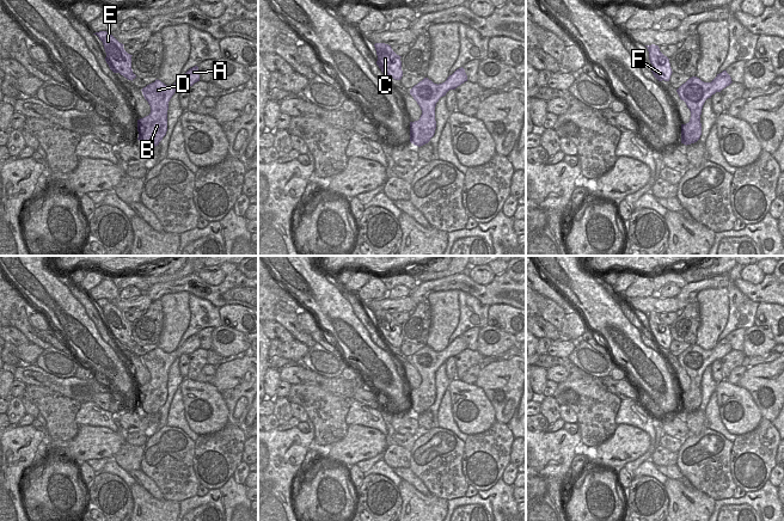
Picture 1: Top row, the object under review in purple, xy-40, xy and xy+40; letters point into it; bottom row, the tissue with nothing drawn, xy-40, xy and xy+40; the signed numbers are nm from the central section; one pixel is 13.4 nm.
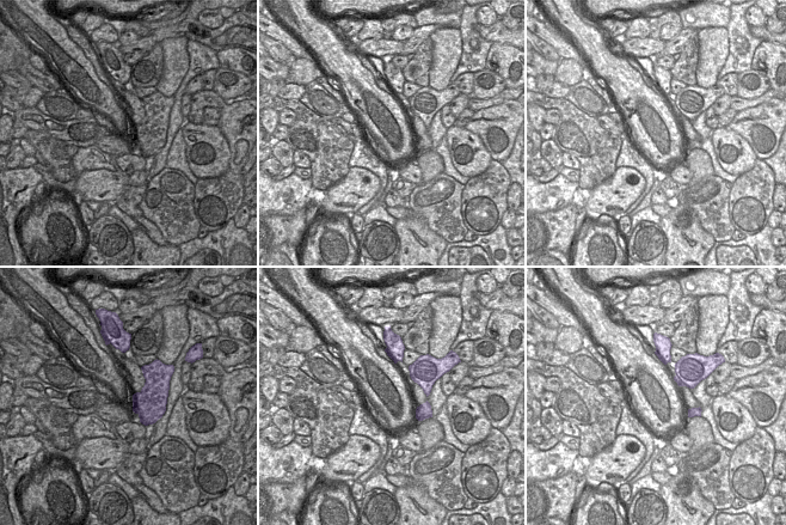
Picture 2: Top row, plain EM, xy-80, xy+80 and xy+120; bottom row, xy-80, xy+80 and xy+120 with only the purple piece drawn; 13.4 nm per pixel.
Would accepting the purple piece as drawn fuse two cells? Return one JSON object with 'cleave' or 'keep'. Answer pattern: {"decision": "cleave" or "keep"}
{"decision": "cleave"}

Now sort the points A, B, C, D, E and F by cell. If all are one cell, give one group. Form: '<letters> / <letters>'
A B D / C E F

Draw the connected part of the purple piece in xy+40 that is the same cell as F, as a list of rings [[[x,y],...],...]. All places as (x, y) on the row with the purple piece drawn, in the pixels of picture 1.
[[[651,44],[645,45],[649,51],[649,60],[653,65],[653,74],[659,81],[669,81],[672,75],[672,68],[669,63],[669,59],[664,56],[661,51],[659,45]]]

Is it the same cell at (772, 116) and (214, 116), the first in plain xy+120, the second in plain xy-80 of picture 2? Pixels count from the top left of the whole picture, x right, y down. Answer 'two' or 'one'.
two

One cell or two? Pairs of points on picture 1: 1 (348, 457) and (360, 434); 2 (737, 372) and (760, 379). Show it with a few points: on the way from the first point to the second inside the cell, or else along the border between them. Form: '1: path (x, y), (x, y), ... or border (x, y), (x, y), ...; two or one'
1: path (349, 451), (360, 440); one
2: border (747, 368), (736, 384); two

